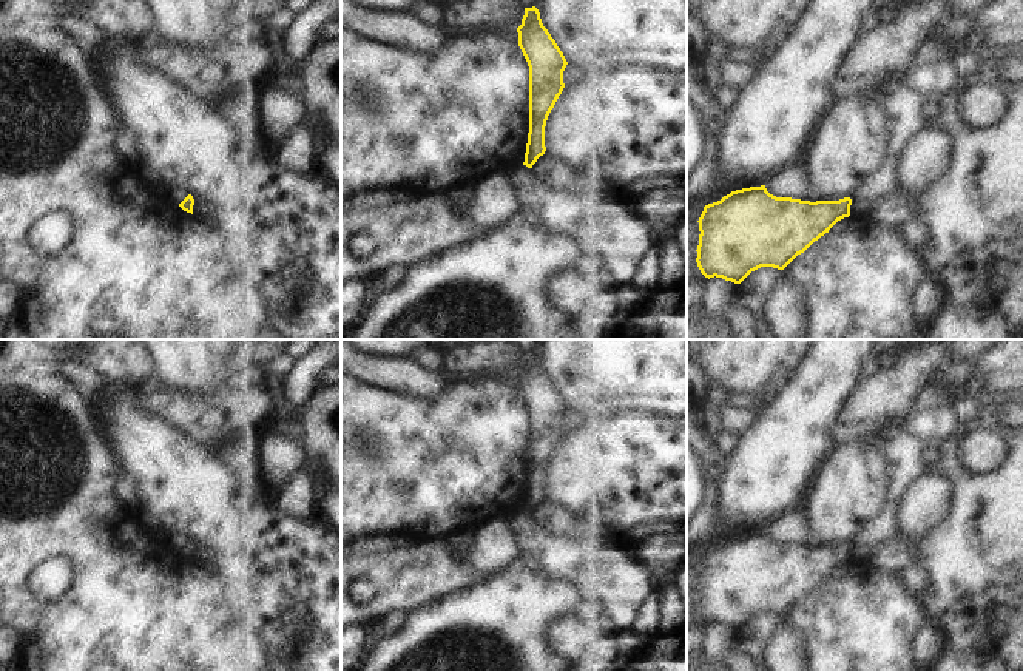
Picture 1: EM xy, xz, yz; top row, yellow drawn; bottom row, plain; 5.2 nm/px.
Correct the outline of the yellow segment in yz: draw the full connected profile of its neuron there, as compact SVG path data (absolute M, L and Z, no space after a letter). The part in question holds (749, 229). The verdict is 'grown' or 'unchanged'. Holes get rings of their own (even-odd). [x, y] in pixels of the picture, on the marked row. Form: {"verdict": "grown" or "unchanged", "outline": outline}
{"verdict": "unchanged", "outline": "M765 185L731 191L708 204L699 217L697 267L705 278L722 278L741 284L761 267L784 270L798 255L829 233L841 219L850 216L852 199L801 201L776 197Z"}

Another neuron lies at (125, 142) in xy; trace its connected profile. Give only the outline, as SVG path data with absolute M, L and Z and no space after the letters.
M122 128L114 140L114 148L120 154L120 157L131 164L133 167L139 167L139 151L136 147L136 136L131 130Z

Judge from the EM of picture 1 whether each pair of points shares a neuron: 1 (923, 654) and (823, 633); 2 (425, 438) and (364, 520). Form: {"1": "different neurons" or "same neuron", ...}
{"1": "different neurons", "2": "same neuron"}

